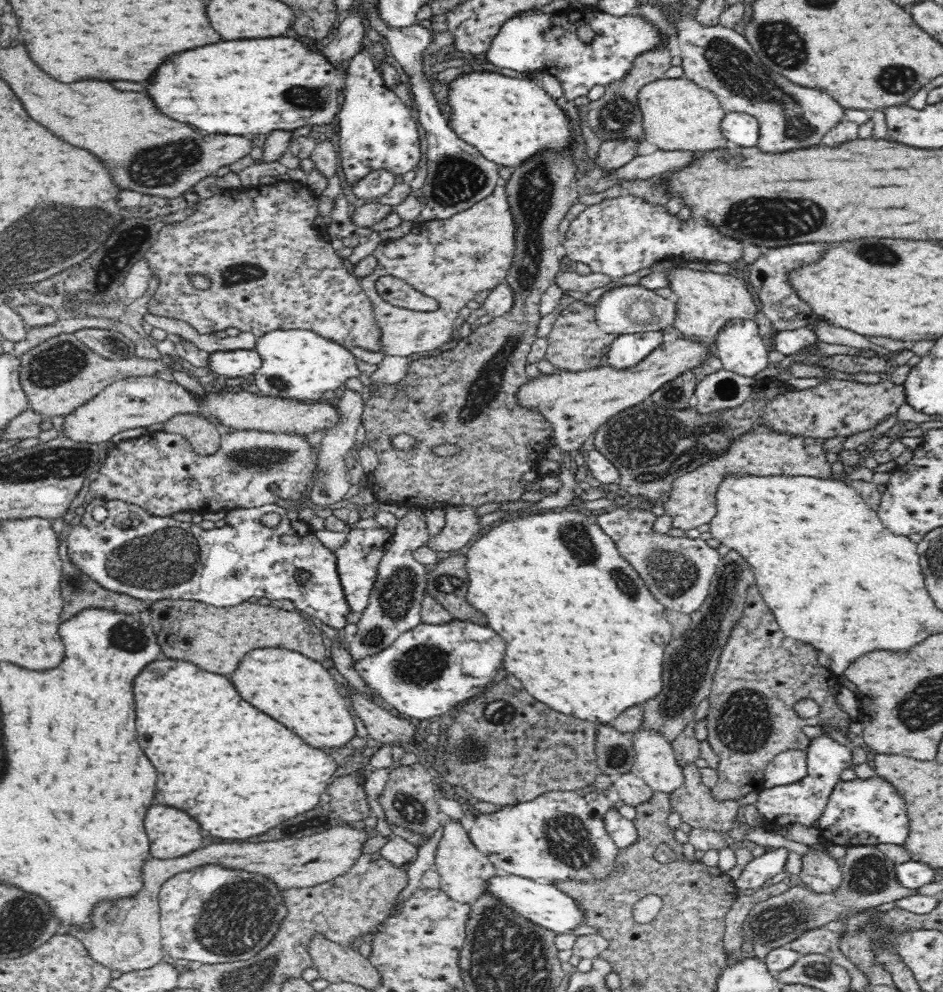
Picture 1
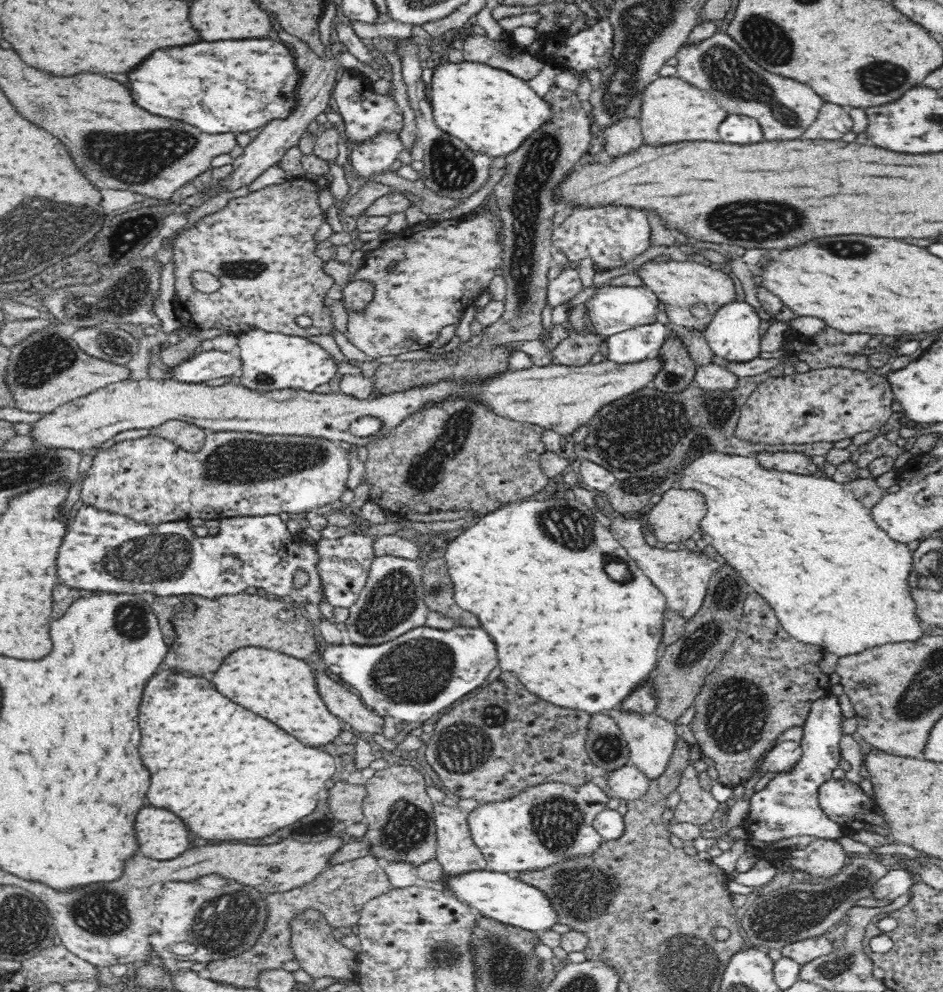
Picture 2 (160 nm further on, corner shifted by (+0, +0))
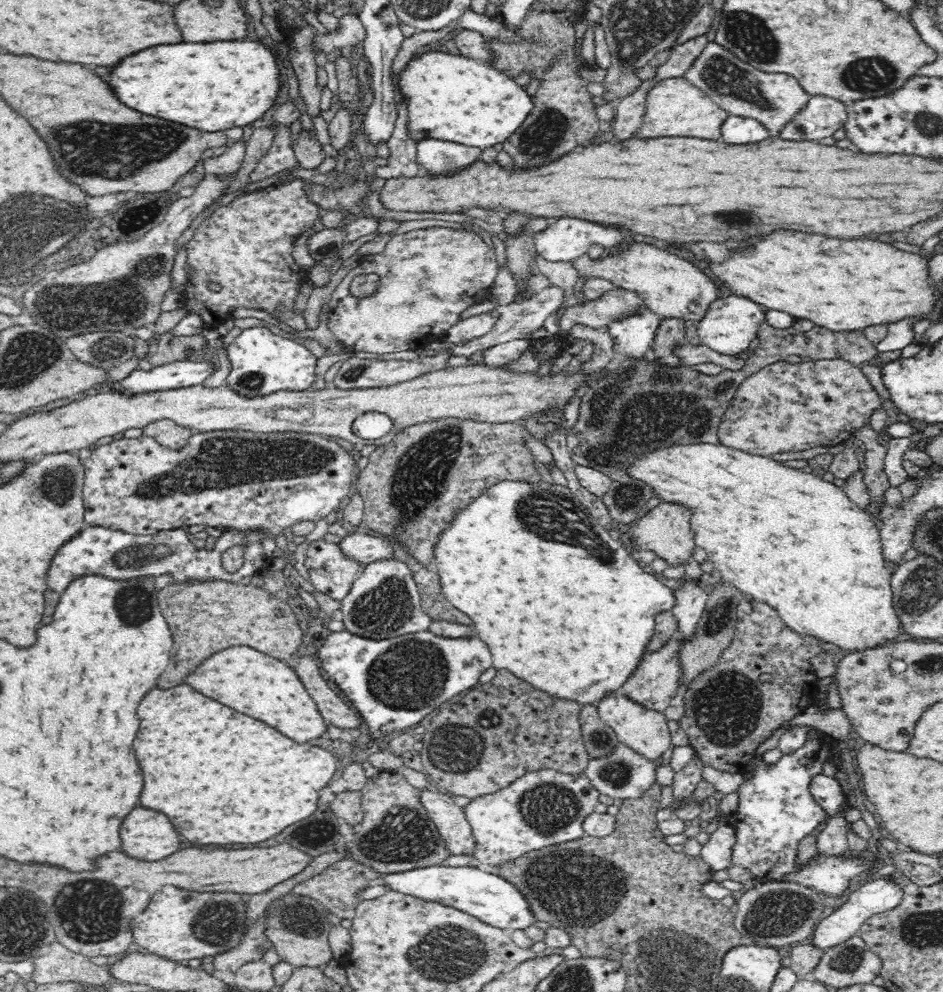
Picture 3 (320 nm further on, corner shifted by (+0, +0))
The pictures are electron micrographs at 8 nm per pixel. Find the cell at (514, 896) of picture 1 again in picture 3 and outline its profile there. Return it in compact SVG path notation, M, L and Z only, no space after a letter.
M430 865L406 872L385 873L382 876L388 890L457 908L496 928L524 930L536 921L526 897L520 890L510 884L505 877L484 872L474 865L458 867Z

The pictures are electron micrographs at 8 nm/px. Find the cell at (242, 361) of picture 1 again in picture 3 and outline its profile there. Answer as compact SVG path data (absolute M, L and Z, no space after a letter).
M178 360L164 366L153 366L152 370L134 370L126 378L114 382L114 392L142 394L158 390L174 390L202 384L214 372L212 360Z

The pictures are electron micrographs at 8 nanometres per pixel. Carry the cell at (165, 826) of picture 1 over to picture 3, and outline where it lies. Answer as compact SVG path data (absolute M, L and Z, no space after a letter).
M134 808L122 822L122 852L138 860L162 860L180 850L180 840L162 812Z

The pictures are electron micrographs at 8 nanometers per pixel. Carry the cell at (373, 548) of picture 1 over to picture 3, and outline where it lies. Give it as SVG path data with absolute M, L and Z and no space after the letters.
M323 538L309 544L304 566L308 568L309 580L315 590L328 594L330 598L341 601L352 588L362 570L362 564L348 558L339 547L339 544L324 541Z

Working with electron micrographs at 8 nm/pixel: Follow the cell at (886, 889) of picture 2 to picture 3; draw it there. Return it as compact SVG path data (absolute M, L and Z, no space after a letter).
M884 877L869 881L855 892L852 892L850 898L841 907L838 907L832 914L818 922L808 942L823 951L826 948L838 946L838 944L842 944L842 942L846 942L849 938L859 934L862 924L869 920L871 916L895 909L900 904L900 901L903 900L903 896L904 891L900 889L900 886L893 879Z

